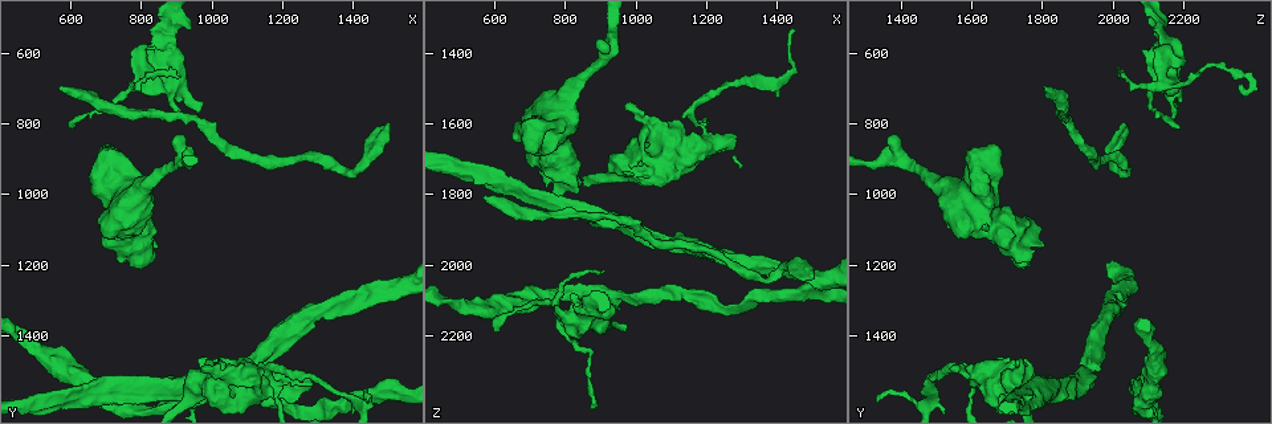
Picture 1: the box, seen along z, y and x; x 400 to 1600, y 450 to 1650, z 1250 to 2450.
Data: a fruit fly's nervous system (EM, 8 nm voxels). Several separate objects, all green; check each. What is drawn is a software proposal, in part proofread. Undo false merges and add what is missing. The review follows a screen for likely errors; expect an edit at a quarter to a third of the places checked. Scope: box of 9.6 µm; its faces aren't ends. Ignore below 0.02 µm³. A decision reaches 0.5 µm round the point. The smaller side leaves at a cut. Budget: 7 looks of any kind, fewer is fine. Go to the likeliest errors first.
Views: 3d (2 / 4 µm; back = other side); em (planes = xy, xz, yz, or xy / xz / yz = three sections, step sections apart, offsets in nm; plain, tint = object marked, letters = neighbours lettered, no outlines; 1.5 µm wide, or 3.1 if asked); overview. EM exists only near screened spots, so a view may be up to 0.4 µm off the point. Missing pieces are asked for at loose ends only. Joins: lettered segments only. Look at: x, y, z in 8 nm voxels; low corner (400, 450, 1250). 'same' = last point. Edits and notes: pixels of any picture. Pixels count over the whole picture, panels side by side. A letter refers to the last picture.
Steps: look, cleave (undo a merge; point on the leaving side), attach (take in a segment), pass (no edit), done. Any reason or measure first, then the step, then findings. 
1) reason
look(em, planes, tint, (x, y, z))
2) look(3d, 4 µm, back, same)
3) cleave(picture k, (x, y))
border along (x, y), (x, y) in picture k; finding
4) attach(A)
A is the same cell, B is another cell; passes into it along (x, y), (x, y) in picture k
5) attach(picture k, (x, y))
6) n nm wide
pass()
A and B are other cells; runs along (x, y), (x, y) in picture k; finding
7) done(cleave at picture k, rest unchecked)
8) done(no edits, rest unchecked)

branch stops here
look(3d, 4 µm, back, (570, 700, 1800))

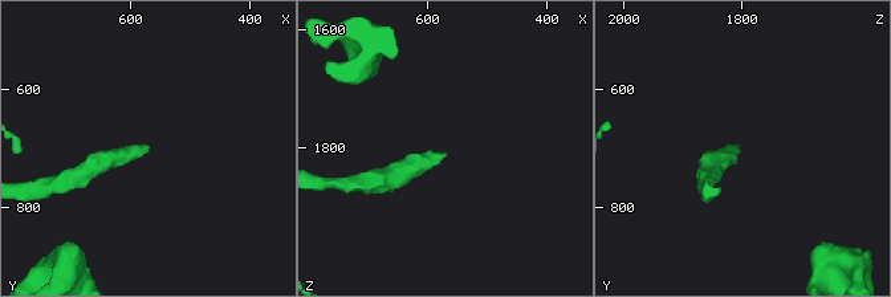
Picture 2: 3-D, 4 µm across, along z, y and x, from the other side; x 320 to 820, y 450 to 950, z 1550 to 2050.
need the tissue
look(em, yz, step 4, letters, (570, 700, 1805))

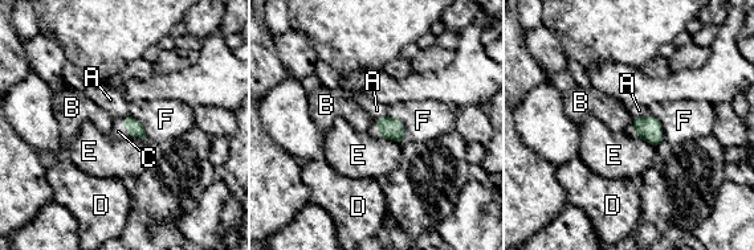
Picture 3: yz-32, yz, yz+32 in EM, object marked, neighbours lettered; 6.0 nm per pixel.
attach(C)
C is the same cell, A, B, D, E and F are other cells; passes into it along (135, 128), (126, 127), (118, 131) in picture 3; it goes on there

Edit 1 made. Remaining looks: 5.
look(overview)

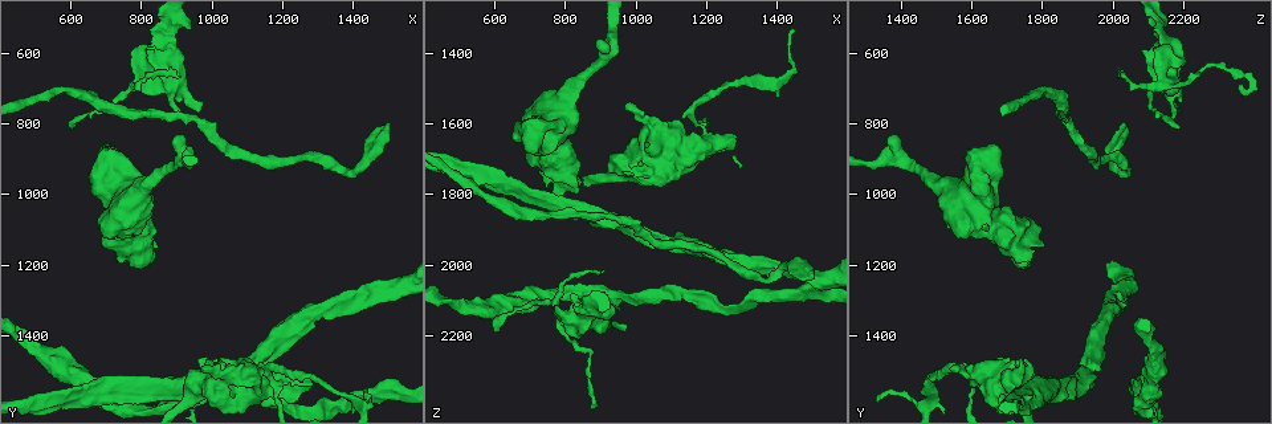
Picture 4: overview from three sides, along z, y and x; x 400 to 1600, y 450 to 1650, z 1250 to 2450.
long arm stops here
look(3d, 2 µm, (1500, 800, 2030))

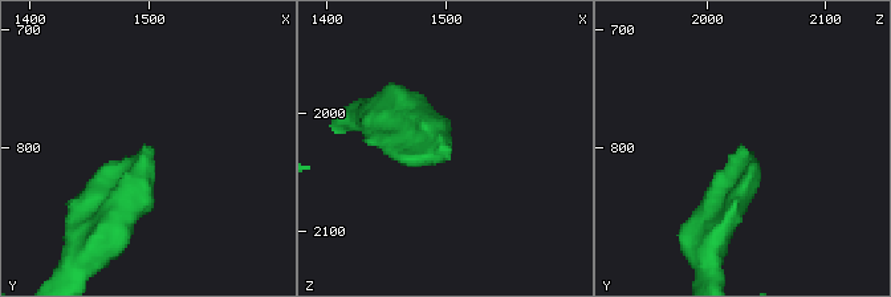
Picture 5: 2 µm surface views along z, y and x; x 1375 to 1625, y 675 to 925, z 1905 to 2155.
look(em, planes, letters, (1502, 800, 2034))

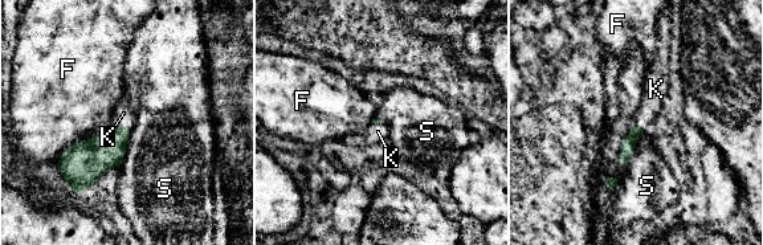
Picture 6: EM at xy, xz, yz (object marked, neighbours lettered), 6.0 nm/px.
attach(K)
K is the same cell, F and S are other cells; passes into it along (97, 155), (125, 126), (123, 113) in picture 6; it goes on there

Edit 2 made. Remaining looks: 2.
redraw
look(overview)

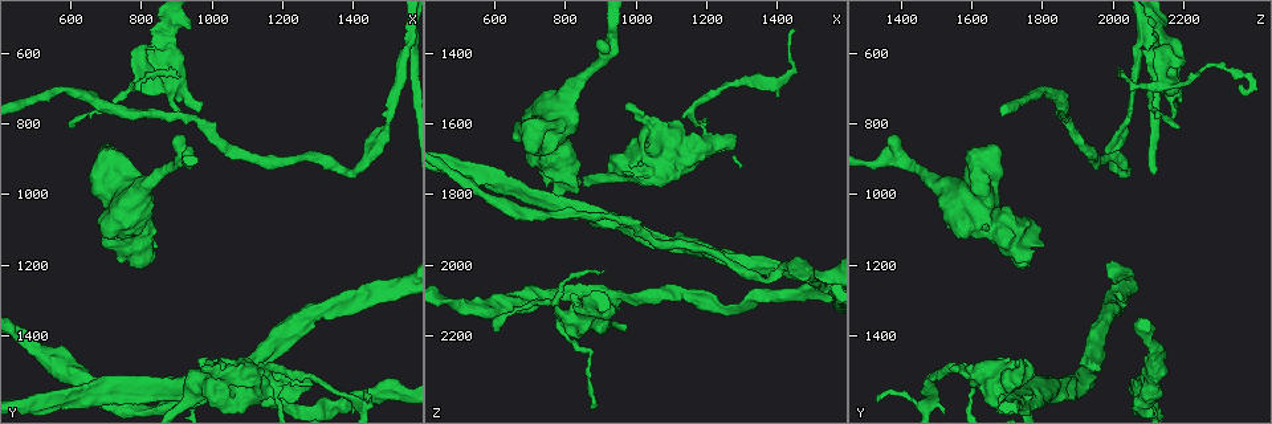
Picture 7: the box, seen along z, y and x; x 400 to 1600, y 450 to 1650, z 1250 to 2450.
abrupt turn
look(em, planes, letters, (1180, 1530, 1600))

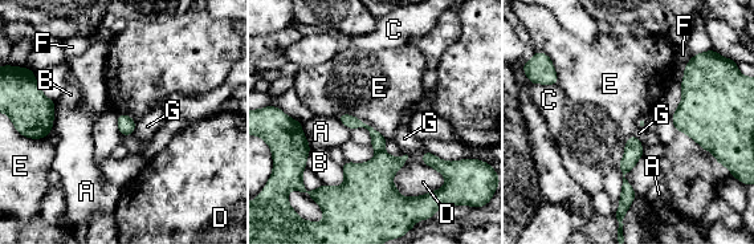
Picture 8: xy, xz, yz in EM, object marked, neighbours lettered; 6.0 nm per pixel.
E touches over 340 nm
cleave(picture 8, (378, 141))
A, B, C, D, E, F and G are other cells; border along (382, 149), (376, 153) in picture 8; a second neuron is stuck on

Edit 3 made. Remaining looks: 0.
done(attach at picture 3, attach at picture 6, cleave at picture 8, rest unchecked)

